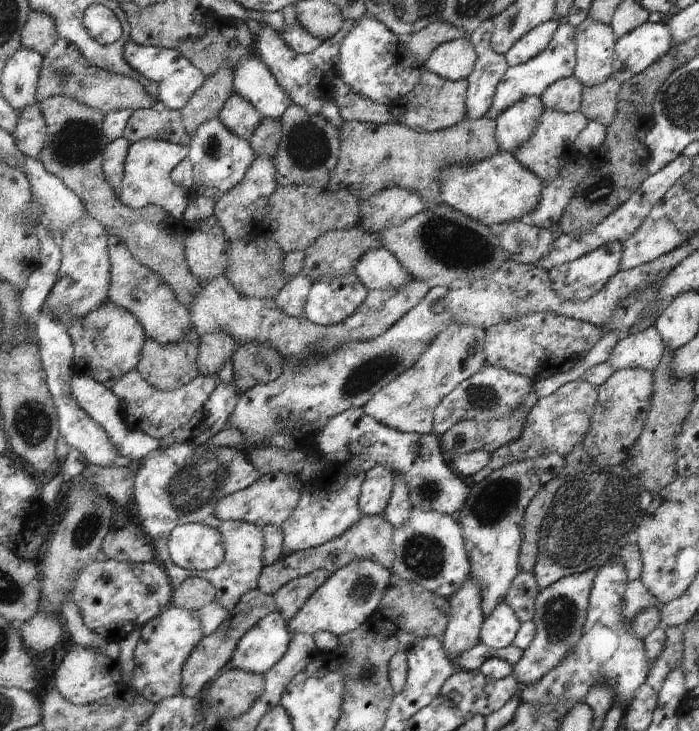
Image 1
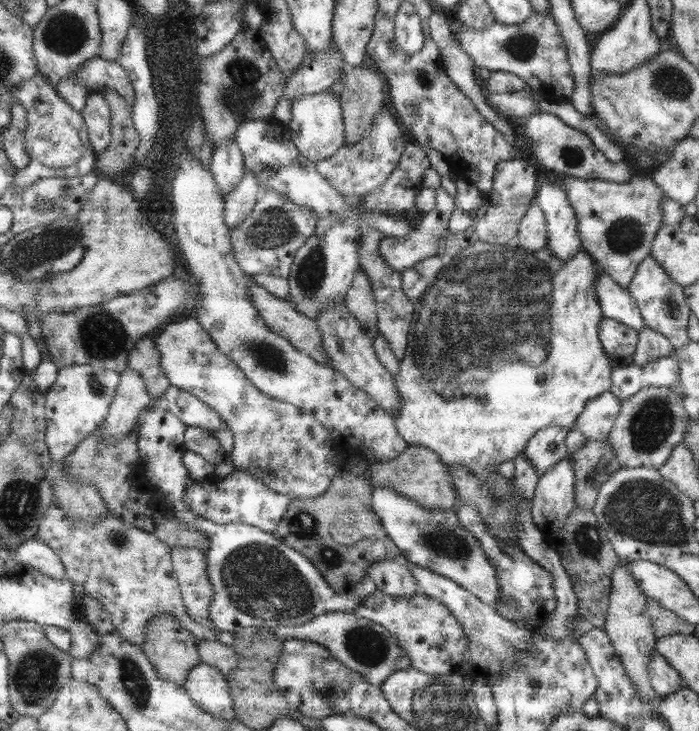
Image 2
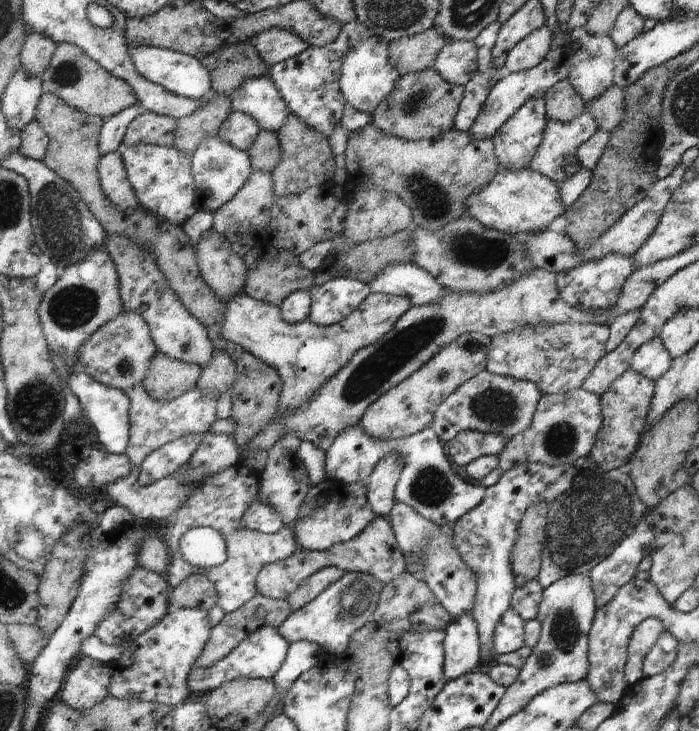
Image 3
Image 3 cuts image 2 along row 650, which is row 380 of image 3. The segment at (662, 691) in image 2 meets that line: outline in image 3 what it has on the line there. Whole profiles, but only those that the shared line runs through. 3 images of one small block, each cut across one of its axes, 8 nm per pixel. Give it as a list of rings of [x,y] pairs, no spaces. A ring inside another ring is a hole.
[[[657,336],[637,348],[630,360],[630,369],[655,382],[667,372],[671,359]]]

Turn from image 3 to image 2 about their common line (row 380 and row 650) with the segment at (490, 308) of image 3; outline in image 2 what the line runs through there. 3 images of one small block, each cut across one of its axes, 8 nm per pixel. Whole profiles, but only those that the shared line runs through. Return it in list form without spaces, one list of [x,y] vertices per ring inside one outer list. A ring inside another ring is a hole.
[[[324,612],[314,616],[305,624],[299,626],[271,626],[272,633],[281,640],[297,638],[314,642],[324,646],[335,660],[338,660],[349,670],[359,673],[365,682],[378,687],[396,670],[406,670],[409,659],[402,648],[398,646],[396,638],[387,632],[380,624],[375,624],[366,618],[359,618],[354,613]]]

